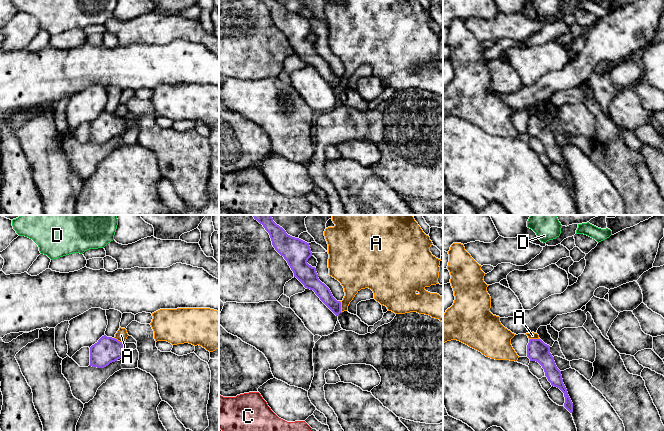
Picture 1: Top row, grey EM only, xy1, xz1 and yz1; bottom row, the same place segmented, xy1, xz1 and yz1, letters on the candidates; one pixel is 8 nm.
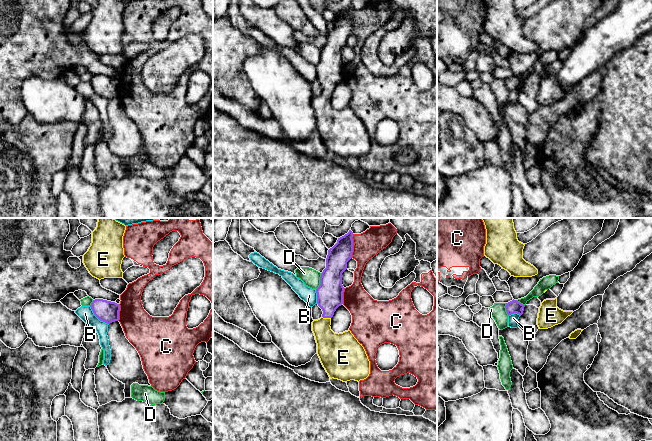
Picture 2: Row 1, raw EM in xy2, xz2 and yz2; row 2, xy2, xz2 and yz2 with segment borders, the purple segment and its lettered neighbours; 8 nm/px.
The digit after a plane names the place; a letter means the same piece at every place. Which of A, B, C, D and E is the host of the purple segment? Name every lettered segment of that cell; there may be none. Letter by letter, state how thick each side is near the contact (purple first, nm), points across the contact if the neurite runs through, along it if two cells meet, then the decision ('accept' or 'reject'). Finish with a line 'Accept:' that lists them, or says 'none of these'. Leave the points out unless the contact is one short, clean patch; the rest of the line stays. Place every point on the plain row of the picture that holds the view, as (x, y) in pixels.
A: calibres 110 and 220 nm; border xz1 (339, 77), (341, 87); reject
B: calibres 170 and 110 nm; border xy2 (89, 82), (100, 96), (108, 100); reject
C: calibres 180 and 220 nm; reject
D: calibres 200 and 140 nm; border xz2 (321, 49), (319, 62), (316, 65); reject
E: calibres 200 and 240 nm; way xz2 (330, 67), (326, 93), (326, 116), (332, 123); accept
Accept: E

